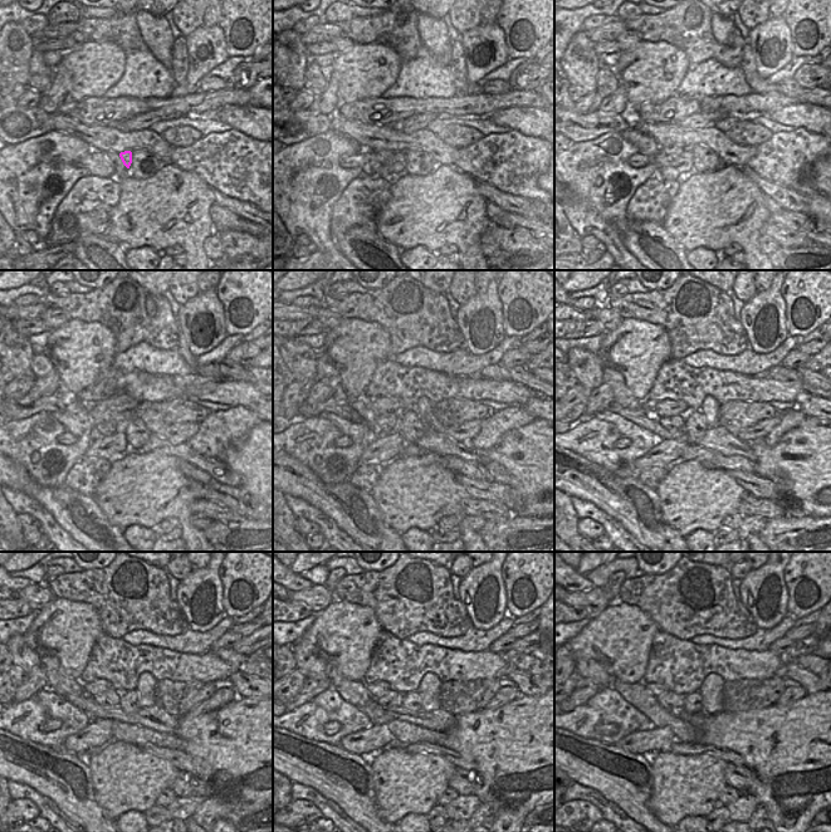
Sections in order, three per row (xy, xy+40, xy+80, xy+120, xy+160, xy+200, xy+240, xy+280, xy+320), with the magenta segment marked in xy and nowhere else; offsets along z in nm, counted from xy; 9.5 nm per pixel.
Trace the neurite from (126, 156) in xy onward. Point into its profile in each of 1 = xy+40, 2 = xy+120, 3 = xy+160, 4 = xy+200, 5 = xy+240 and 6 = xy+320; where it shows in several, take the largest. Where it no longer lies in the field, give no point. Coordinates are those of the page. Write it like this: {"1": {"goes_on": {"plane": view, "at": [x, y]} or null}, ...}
{"1": {"goes_on": {"plane": "xy+40", "at": [399, 167]}}, "2": {"goes_on": {"plane": "xy+120", "at": [115, 445]}}, "3": {"goes_on": {"plane": "xy+160", "at": [382, 450]}}, "4": {"goes_on": {"plane": "xy+200", "at": [665, 450]}}, "5": {"goes_on": {"plane": "xy+240", "at": [97, 734]}}, "6": {"goes_on": {"plane": "xy+320", "at": [659, 738]}}}

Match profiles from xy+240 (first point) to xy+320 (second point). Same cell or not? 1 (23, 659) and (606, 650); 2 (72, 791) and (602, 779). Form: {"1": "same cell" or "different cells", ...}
{"1": "different cells", "2": "same cell"}

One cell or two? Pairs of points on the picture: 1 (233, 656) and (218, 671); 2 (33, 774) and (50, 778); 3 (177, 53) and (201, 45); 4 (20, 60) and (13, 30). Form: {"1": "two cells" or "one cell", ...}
{"1": "two cells", "2": "one cell", "3": "two cells", "4": "one cell"}

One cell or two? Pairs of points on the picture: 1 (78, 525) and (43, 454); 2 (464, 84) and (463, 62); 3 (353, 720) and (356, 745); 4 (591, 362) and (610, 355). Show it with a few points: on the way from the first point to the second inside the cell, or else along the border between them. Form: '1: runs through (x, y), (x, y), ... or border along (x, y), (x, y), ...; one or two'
1: border along (32, 478), (43, 487), (64, 485); two
2: runs through (462, 79), (462, 67); one
3: border along (371, 725), (348, 733), (338, 744); two
4: border along (595, 353), (604, 366); two

